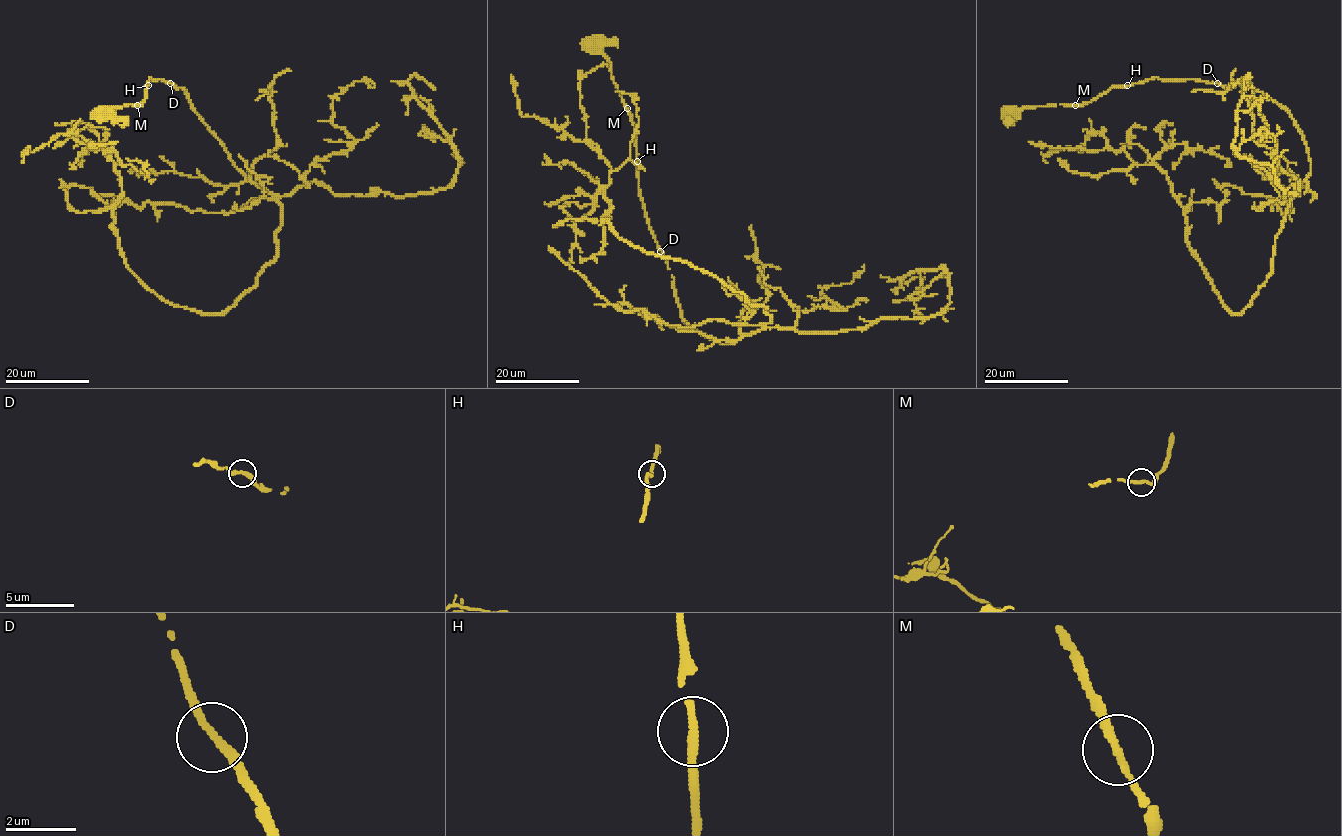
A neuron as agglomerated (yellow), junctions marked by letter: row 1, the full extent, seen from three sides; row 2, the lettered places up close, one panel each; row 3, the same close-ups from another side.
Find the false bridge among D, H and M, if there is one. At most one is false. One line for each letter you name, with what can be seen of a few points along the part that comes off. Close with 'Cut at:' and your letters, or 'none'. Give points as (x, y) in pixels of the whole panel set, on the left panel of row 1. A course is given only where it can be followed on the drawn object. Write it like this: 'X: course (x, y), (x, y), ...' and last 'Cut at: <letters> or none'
Cut at: none

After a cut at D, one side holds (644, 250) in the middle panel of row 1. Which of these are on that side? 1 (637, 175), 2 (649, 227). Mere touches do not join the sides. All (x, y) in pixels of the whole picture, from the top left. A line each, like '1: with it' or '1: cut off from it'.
1: cut off from it
2: cut off from it

